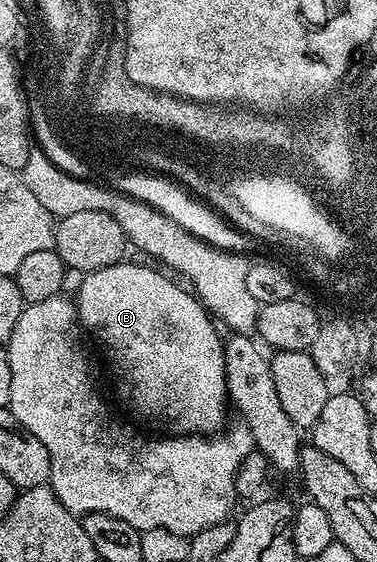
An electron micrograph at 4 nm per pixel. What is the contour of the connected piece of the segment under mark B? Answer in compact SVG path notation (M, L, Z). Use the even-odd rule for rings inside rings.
M120 260L113 266L82 275L79 295L73 298L80 323L86 329L88 326L96 330L103 337L104 344L115 349L115 362L123 369L123 378L127 381L120 384L119 390L141 417L152 418L179 436L222 431L229 411L227 372L223 355L224 339L219 338L215 331L216 323L212 315L190 289L182 290L178 286L180 283L162 269L154 265L134 266L127 261Z

